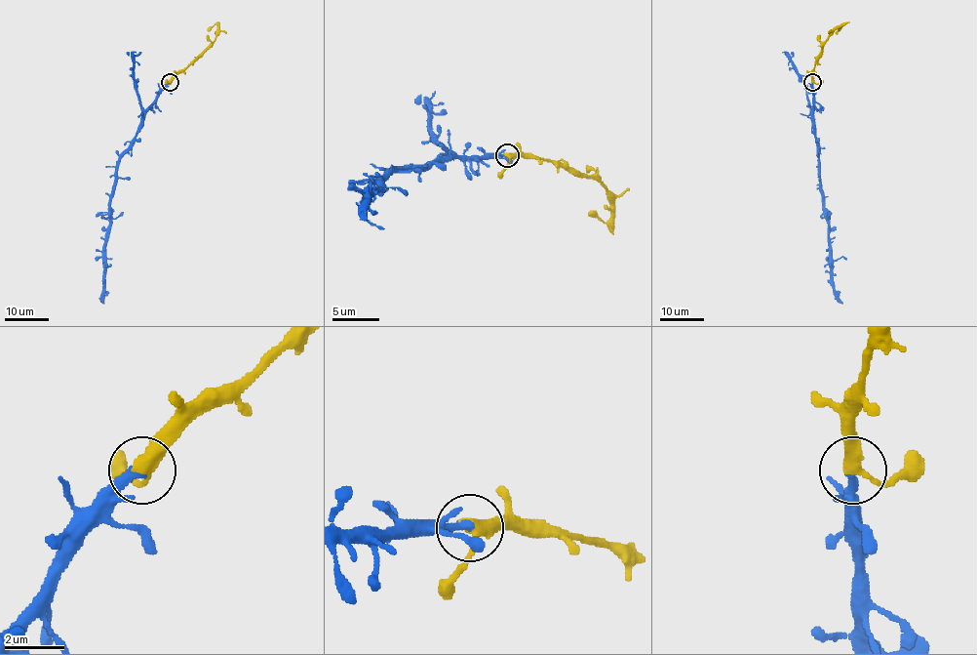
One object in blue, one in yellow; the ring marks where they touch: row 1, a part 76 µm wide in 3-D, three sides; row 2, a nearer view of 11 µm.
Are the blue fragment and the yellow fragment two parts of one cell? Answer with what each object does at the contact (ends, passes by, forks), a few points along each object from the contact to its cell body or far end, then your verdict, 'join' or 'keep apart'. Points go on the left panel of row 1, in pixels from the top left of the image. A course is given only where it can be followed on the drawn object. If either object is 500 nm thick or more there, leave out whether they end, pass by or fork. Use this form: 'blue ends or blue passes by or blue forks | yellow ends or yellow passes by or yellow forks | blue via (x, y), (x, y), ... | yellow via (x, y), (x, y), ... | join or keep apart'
blue ends | yellow passes by | blue via (170, 82), (145, 113), (133, 146), (118, 165), (105, 247), (102, 304) | yellow via (170, 82), (210, 44), (218, 26), (214, 24), (207, 30) | join

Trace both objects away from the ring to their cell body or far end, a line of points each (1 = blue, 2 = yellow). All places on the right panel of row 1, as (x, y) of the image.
1: (812, 82), (813, 132), (831, 247), (832, 288), (842, 304)
2: (812, 82), (812, 70), (822, 44), (842, 24), (839, 30)

